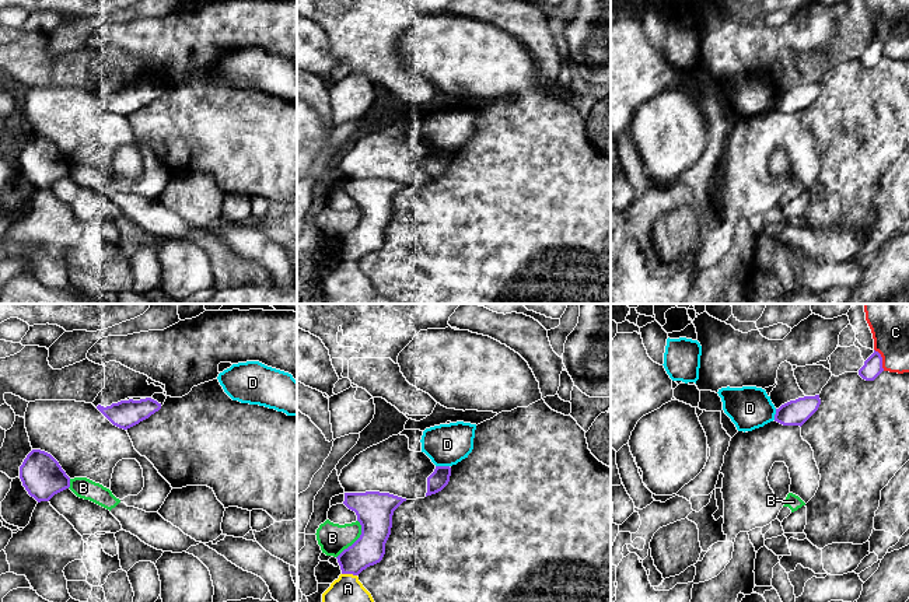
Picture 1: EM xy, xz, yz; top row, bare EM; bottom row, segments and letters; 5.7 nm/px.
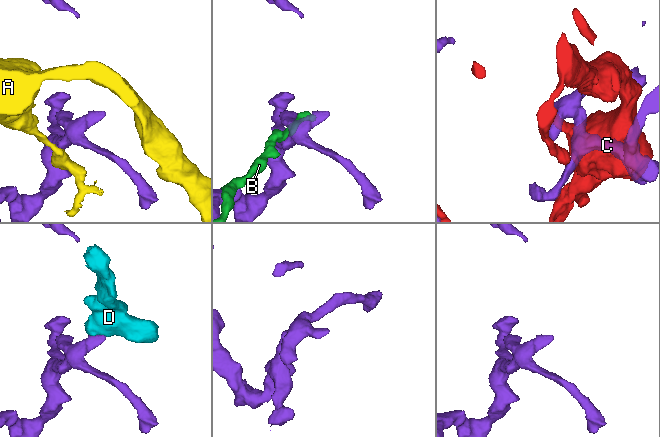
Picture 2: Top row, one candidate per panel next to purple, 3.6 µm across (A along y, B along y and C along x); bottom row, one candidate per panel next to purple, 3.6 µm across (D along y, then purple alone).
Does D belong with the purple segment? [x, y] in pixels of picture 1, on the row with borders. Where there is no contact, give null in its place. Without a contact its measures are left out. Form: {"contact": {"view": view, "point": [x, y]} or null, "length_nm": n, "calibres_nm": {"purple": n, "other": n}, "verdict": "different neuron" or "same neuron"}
{"contact": {"view": "xz", "point": [443, 466]}, "length_nm": 80, "calibres_nm": {"purple": 110, "other": 240}, "verdict": "different neuron"}

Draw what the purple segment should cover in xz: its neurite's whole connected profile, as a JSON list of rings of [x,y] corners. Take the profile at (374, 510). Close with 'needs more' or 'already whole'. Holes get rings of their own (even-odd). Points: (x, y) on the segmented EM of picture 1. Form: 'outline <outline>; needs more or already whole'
outline [[[380,491],[345,493],[343,504],[356,512],[361,525],[360,538],[336,559],[342,574],[359,575],[380,563],[391,535],[394,511],[406,498]]]; already whole

